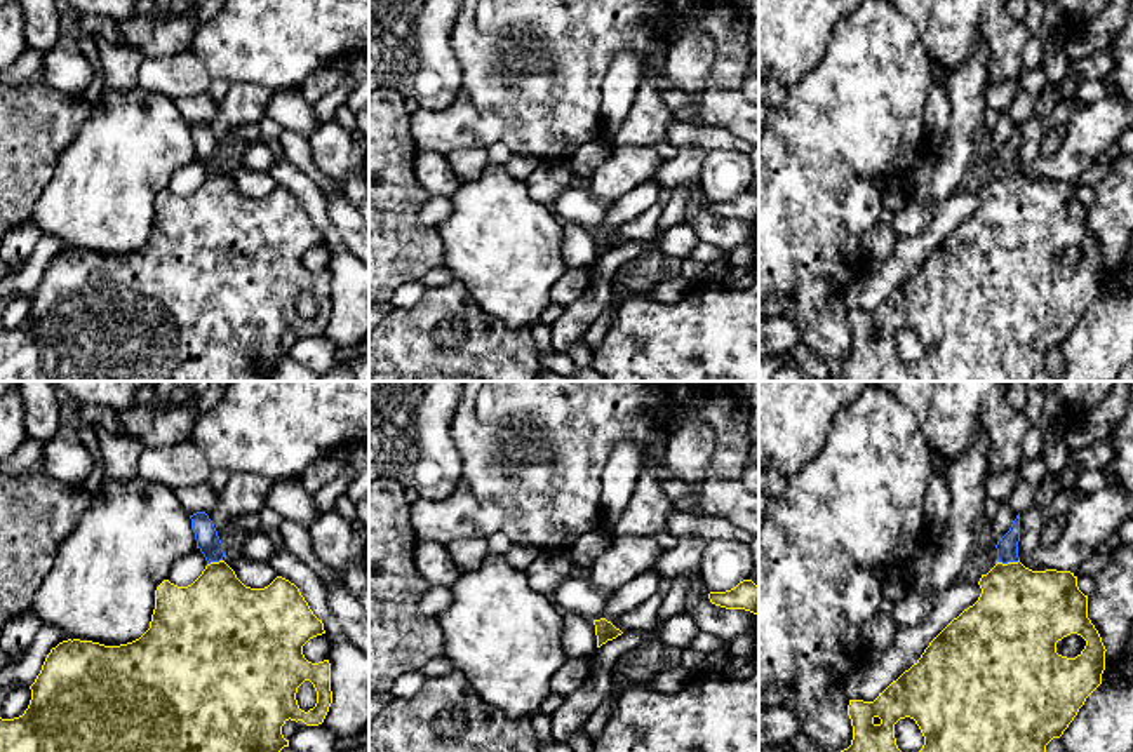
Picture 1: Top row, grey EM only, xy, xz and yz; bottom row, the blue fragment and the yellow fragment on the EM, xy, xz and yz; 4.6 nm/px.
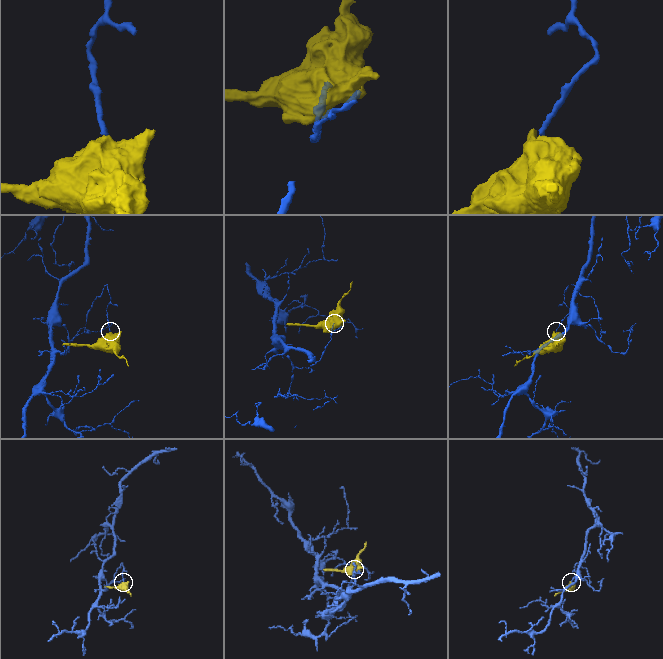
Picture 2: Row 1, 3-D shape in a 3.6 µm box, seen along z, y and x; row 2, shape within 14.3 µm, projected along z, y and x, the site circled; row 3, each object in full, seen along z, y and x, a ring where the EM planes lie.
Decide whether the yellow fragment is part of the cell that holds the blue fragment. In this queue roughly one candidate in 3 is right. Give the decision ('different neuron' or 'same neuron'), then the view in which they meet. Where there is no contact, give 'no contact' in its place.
different neuron; meets blue in yz

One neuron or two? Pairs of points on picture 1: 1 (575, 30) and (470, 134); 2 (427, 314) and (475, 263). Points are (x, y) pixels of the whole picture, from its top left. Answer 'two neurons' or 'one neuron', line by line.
1: one neuron
2: two neurons

